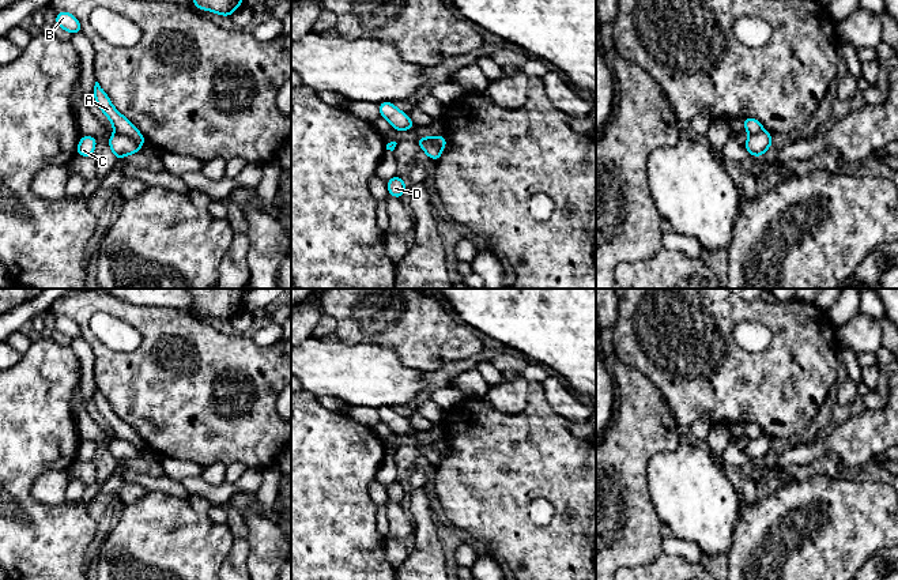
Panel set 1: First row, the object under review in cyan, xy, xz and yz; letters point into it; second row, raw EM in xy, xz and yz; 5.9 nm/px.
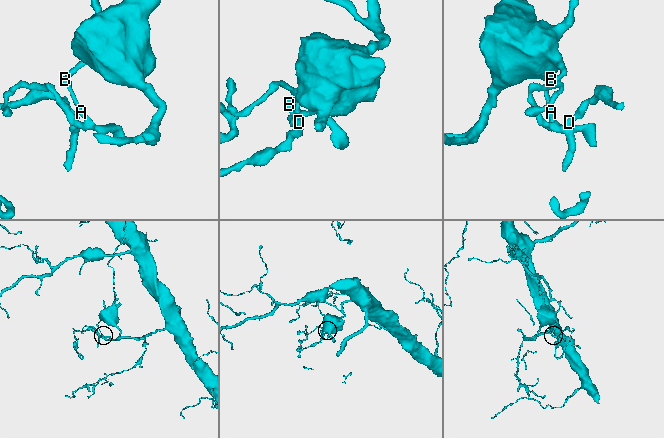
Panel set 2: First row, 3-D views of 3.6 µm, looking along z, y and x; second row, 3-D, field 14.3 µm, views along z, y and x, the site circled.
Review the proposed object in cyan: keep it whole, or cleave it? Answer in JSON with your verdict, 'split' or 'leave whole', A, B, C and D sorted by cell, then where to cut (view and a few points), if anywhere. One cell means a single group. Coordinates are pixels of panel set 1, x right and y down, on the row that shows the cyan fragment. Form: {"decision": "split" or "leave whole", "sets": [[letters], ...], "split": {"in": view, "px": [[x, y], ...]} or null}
{"decision": "split", "sets": [["A", "B"], ["C", "D"]], "split": {"in": "xy", "px": [[116, 131], [129, 135], [139, 144]]}}

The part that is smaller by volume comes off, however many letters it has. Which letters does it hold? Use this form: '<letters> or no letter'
C, D

